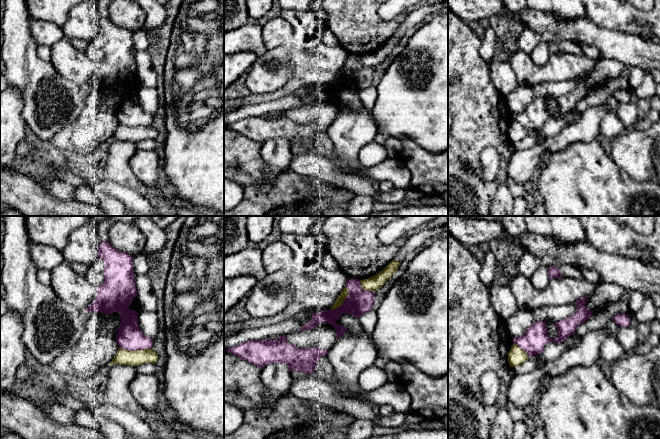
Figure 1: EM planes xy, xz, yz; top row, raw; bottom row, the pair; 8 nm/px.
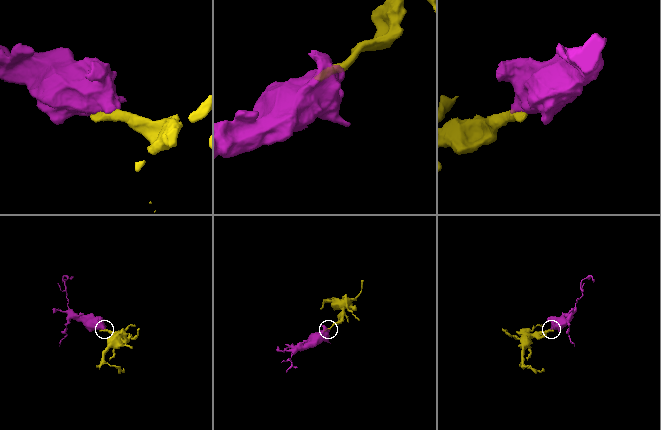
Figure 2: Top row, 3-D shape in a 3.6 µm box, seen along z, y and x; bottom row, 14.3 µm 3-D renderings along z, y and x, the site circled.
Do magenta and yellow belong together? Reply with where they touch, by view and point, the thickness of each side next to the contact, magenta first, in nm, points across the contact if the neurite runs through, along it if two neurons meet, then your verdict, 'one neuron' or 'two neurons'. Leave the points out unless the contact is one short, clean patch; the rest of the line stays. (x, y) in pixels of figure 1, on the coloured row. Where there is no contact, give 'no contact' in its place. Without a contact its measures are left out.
xy (136, 349) | 200/130 nm | along xy (120, 347), (126, 350), (151, 348) | two neurons

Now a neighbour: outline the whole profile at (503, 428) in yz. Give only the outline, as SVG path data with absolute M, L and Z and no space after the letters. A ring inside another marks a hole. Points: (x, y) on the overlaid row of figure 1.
M505 407L499 409L489 439L512 439L514 421Z

